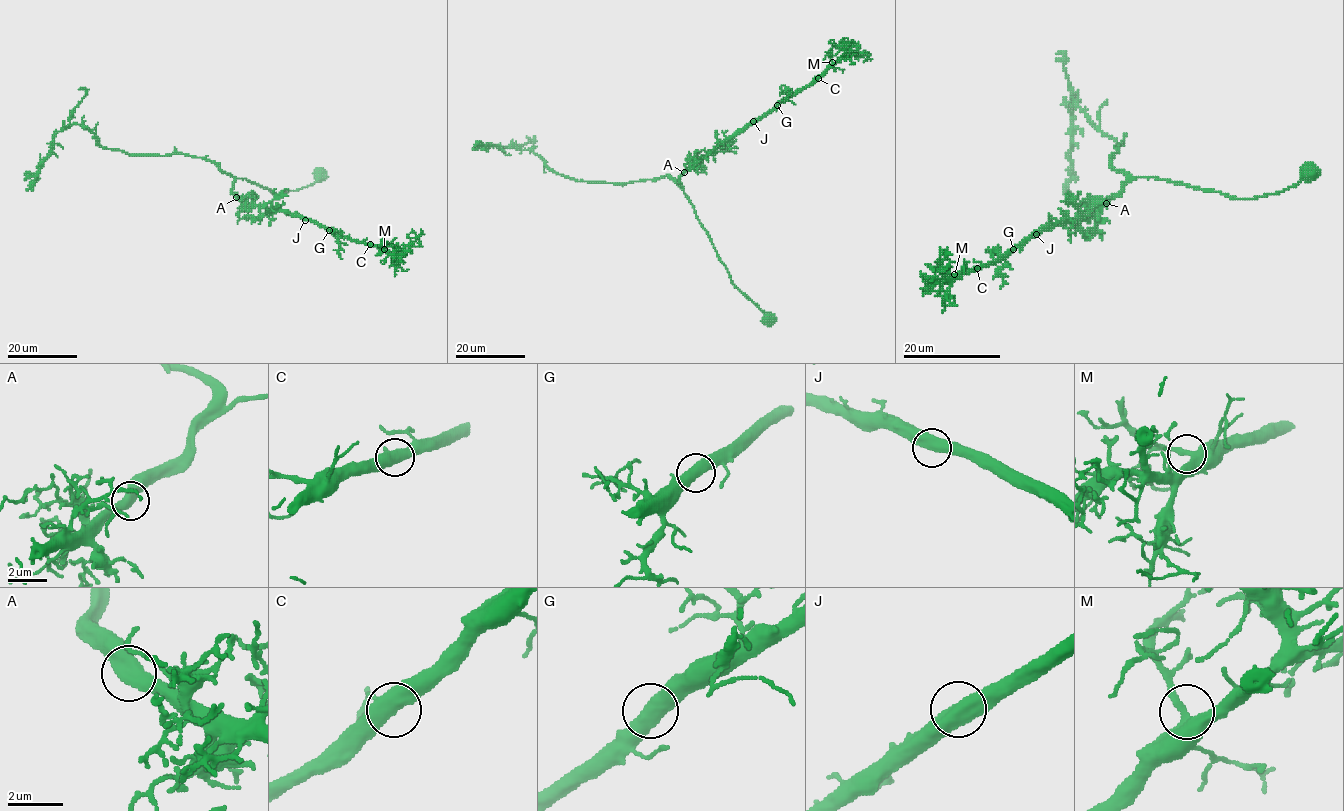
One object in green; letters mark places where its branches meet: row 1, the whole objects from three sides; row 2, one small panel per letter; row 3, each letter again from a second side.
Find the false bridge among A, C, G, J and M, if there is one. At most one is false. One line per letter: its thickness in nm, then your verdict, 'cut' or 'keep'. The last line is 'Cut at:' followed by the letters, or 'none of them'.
A: 550 nm | keep
C: 550 nm | keep
G: 550 nm | keep
J: 550 nm | keep
M: 420 nm | keep
Cut at: none of them

